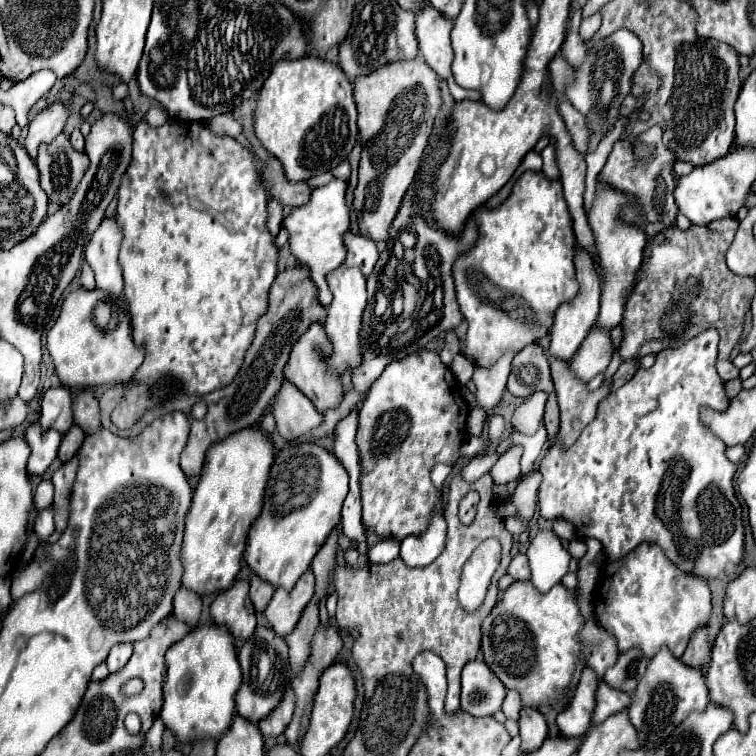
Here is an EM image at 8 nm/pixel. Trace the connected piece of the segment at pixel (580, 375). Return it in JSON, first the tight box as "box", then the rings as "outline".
{"box":[569,326,613,382],"outline":[[[593,326],[577,350],[577,354],[569,362],[569,370],[575,374],[577,380],[589,382],[593,376],[603,374],[613,356],[613,342],[609,330]]]}

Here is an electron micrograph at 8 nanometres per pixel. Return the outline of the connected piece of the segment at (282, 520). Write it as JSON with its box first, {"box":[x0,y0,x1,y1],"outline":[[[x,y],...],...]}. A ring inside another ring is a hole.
{"box":[245,442,347,590],"outline":[[[307,442],[285,444],[285,448],[277,452],[271,468],[263,512],[247,536],[245,560],[253,574],[275,588],[291,590],[301,574],[311,566],[313,556],[325,544],[331,530],[339,524],[347,492],[347,472],[339,462],[335,462],[331,452]]]}

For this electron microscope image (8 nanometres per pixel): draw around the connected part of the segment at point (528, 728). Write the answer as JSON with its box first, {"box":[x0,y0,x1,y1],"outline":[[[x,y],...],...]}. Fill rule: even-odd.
{"box":[519,708,547,752],"outline":[[[527,708],[521,710],[519,736],[523,740],[521,744],[523,752],[533,752],[543,744],[543,740],[547,738],[547,724],[539,710],[527,710]]]}

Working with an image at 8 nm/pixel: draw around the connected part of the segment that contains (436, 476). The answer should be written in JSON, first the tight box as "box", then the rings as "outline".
{"box":[433,466,451,490],"outline":[[[435,466],[433,468],[433,482],[435,482],[435,486],[439,488],[439,490],[443,490],[443,484],[445,484],[445,480],[447,480],[447,476],[451,474],[451,466]]]}

